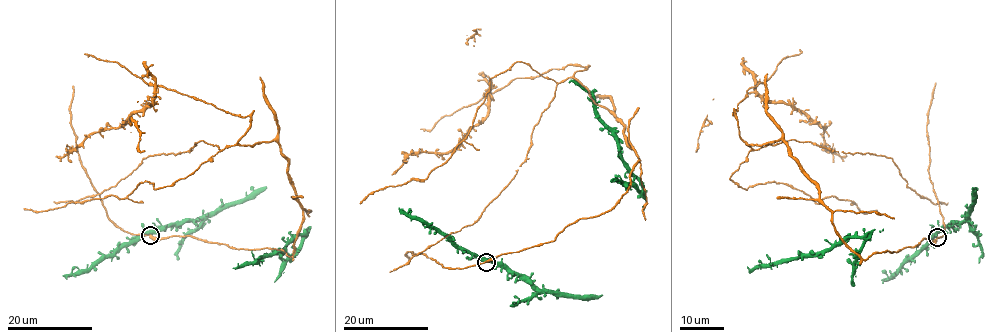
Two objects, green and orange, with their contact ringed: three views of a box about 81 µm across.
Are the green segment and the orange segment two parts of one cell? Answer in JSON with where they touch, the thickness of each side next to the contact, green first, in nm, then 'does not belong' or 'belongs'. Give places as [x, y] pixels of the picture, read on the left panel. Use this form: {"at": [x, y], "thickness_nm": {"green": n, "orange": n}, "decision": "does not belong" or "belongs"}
{"at": [150, 235], "thickness_nm": {"green": 500, "orange": 320}, "decision": "does not belong"}

